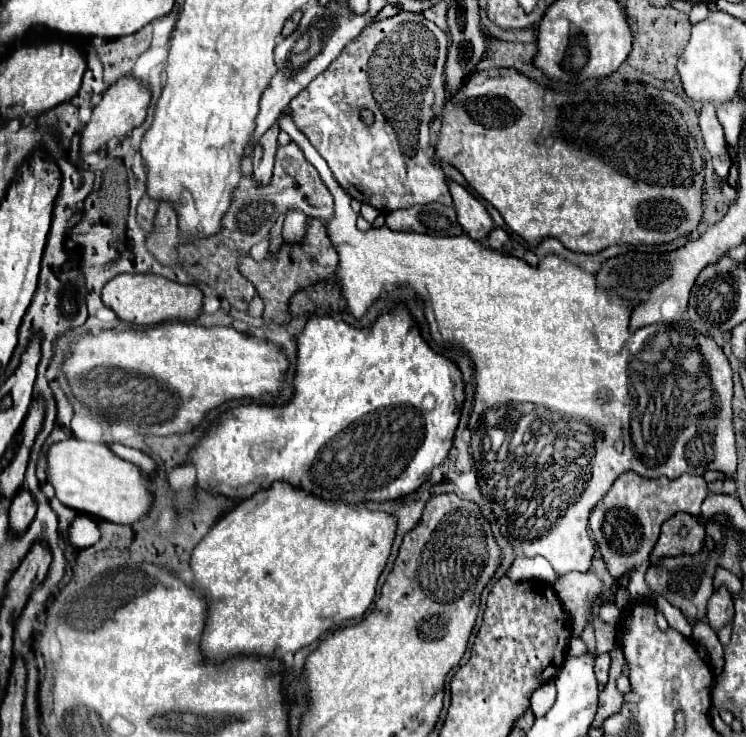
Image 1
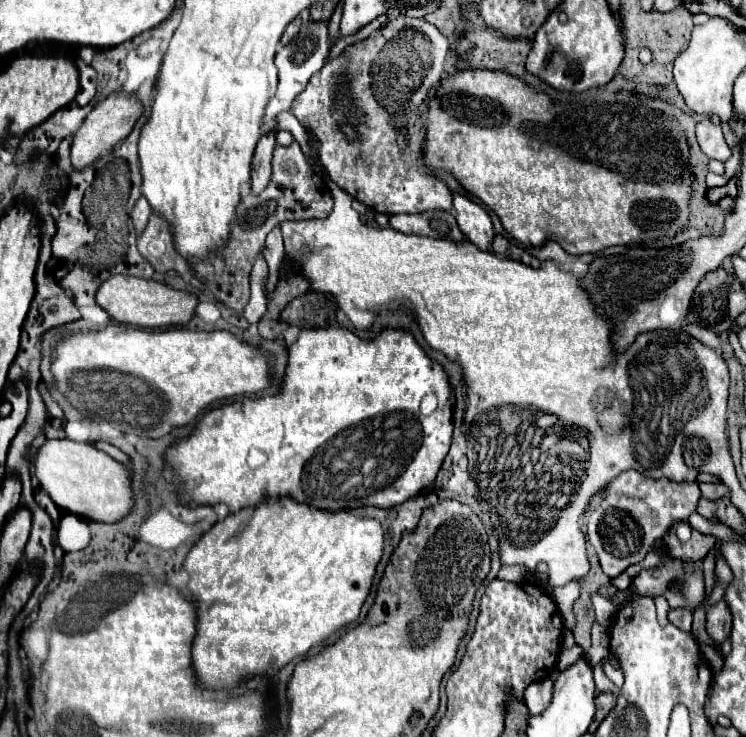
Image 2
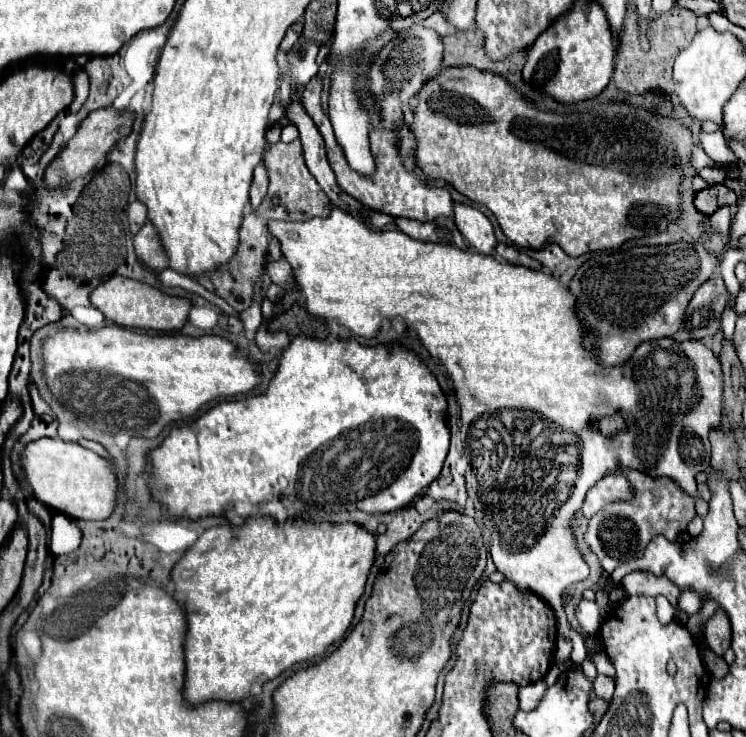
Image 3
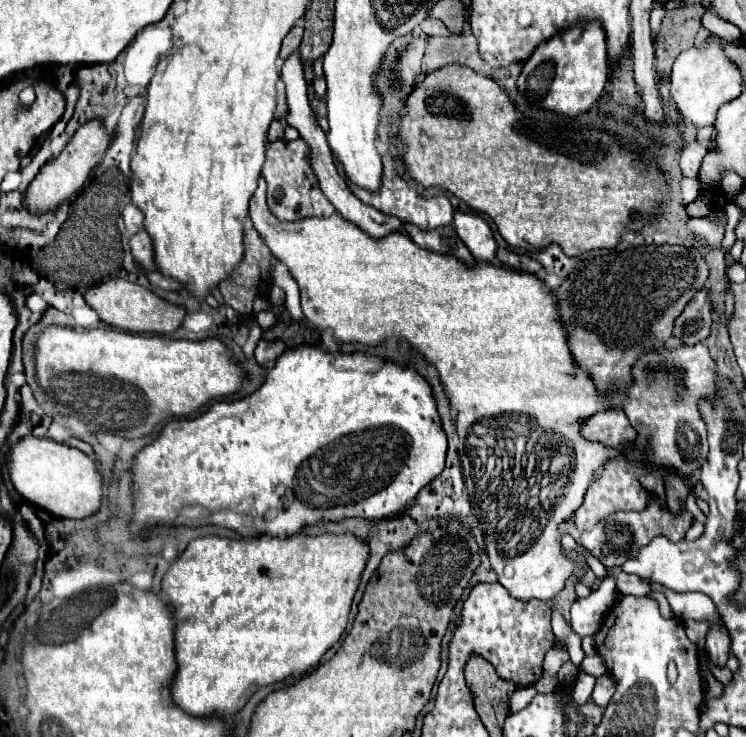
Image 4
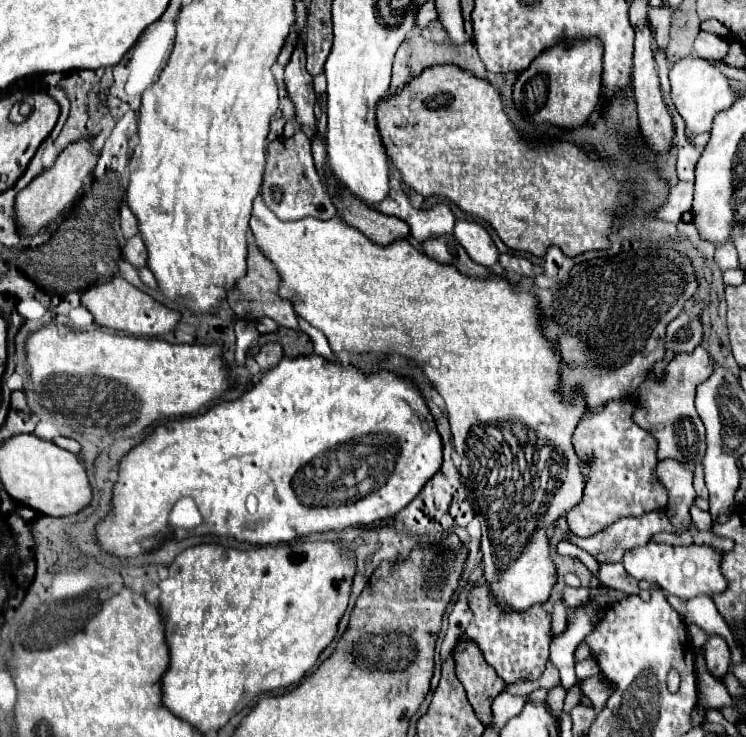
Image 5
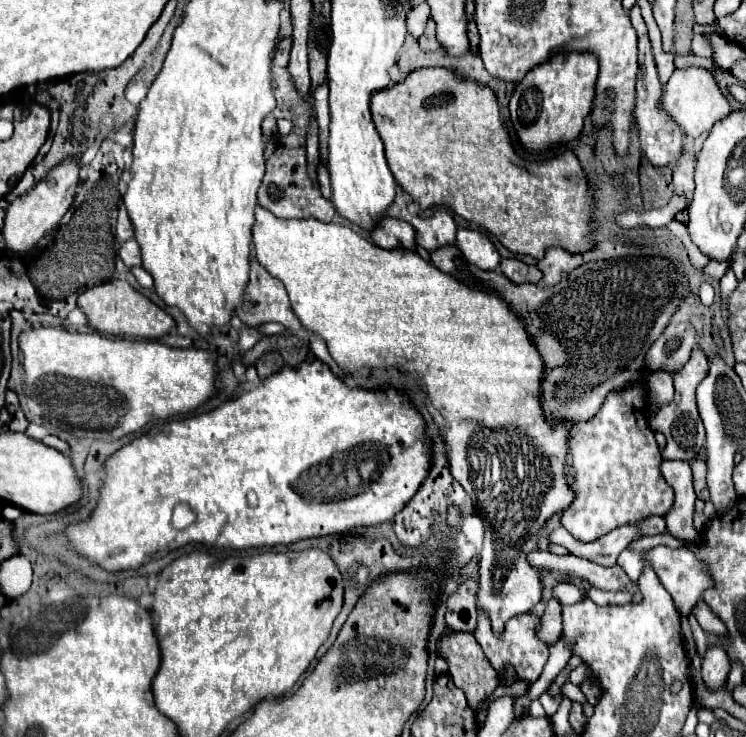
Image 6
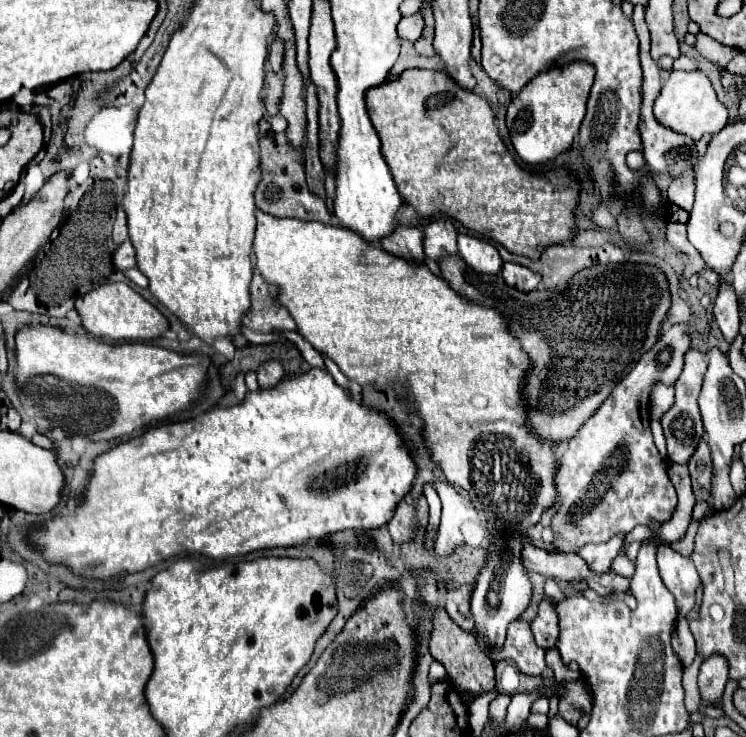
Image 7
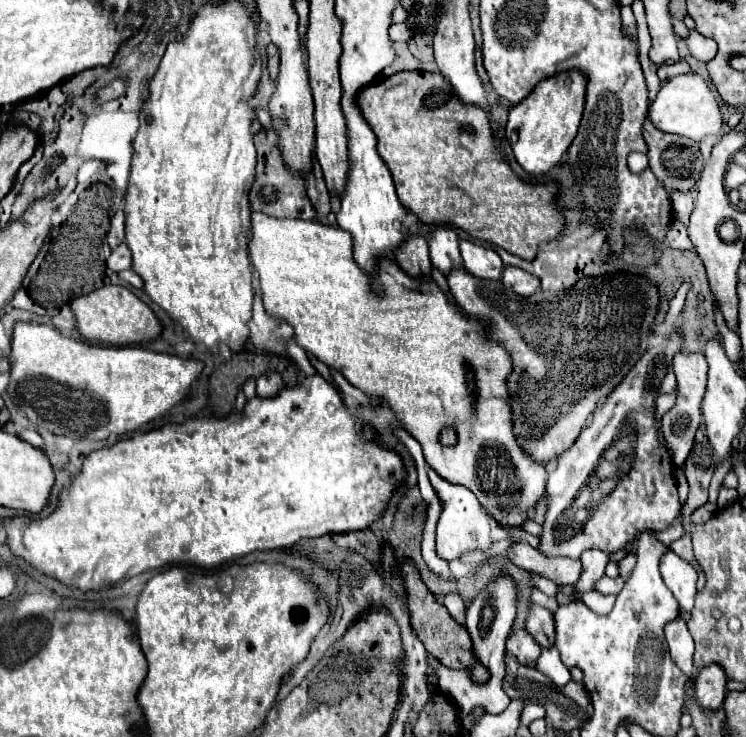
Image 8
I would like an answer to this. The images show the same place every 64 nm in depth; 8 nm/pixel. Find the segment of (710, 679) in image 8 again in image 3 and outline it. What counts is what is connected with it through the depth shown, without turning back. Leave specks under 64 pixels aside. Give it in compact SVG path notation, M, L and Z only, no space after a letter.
M718 610L704 626L704 638L706 644L718 654L722 656L726 652L726 648L730 648L730 620L726 616L724 610Z

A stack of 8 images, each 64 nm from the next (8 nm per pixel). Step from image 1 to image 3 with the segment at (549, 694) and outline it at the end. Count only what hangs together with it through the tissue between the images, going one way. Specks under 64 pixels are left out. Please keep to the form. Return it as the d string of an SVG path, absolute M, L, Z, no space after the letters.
M538 680L536 684L529 684L528 686L519 688L518 700L520 710L532 711L539 704L540 700L546 694L546 682Z

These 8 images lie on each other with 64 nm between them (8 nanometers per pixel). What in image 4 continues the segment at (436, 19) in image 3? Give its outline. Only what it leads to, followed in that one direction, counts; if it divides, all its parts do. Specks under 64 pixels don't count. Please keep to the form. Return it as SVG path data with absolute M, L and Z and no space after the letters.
M426 18L422 22L422 32L428 36L450 36L450 30L442 24L442 20L436 18Z

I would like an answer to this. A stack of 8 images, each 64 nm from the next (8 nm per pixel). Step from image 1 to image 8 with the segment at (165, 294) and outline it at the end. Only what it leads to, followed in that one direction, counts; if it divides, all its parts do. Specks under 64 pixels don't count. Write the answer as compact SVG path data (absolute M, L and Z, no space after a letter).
M102 286L86 296L80 296L72 302L76 316L76 328L88 342L100 342L108 346L128 346L148 342L160 336L162 324L156 314L128 288L124 286Z

